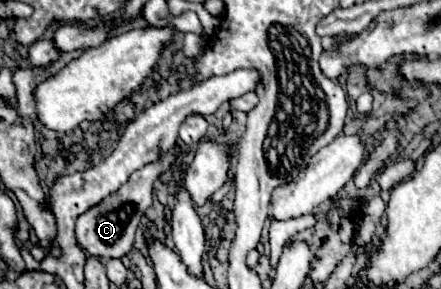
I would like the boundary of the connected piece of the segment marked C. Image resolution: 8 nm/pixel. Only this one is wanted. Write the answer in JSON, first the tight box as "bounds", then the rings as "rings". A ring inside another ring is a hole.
{"bounds":[76,145,180,261],"rings":[[[174,145],[172,149],[162,153],[154,163],[146,163],[142,169],[134,171],[130,175],[130,179],[118,191],[114,191],[112,195],[102,199],[96,207],[90,207],[86,213],[82,213],[76,221],[76,239],[78,239],[80,247],[84,251],[88,251],[92,257],[100,259],[100,261],[102,259],[112,259],[112,257],[122,259],[132,249],[136,229],[140,227],[144,213],[152,205],[152,185],[154,185],[154,181],[160,179],[162,173],[170,171],[170,167],[178,159],[178,155],[180,155],[180,147]]]}

